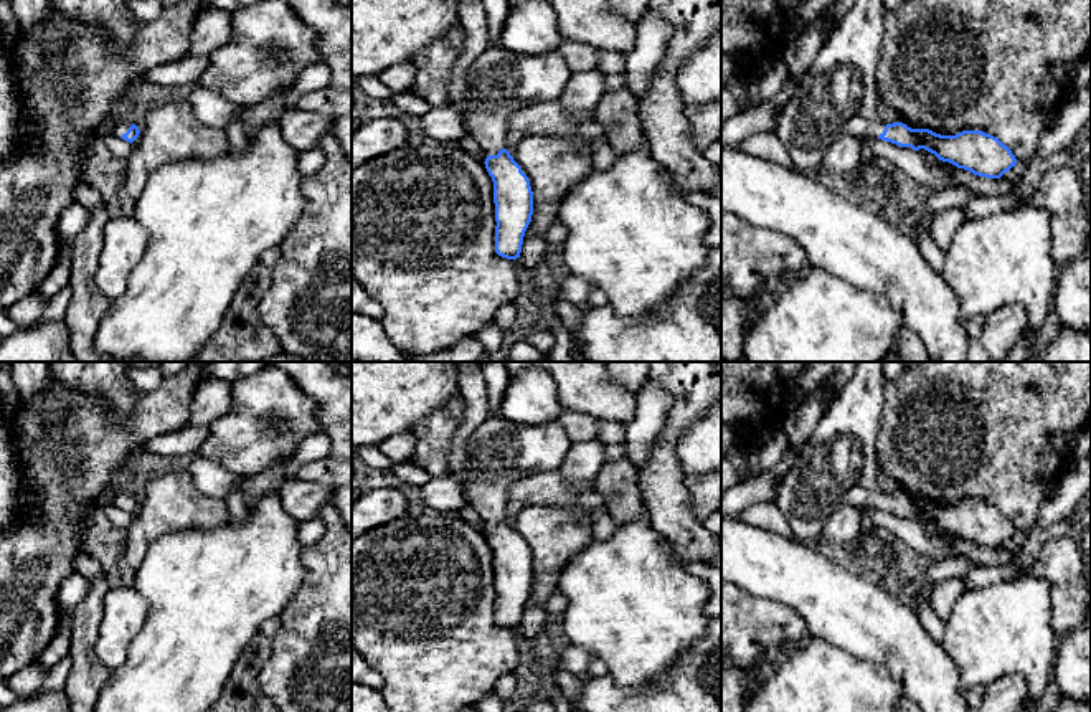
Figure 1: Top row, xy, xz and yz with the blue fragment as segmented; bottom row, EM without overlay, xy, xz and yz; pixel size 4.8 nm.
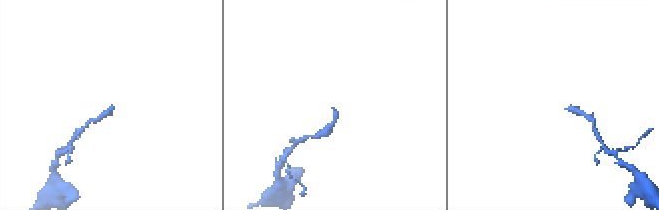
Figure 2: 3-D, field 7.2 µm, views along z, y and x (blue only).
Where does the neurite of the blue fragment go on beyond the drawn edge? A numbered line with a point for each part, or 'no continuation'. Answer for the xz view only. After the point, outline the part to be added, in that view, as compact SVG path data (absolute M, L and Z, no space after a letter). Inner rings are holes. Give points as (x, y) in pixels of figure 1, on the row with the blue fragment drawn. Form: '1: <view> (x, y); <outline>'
1: xz (499, 83); M498 45L487 46L465 73L462 121L467 135L479 142L485 155L497 155L505 149L510 117L531 104L558 101L571 74L558 50L540 56L523 56L502 50Z

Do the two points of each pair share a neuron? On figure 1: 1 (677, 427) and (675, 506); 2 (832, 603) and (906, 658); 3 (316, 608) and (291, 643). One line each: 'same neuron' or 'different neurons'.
1: same neuron
2: same neuron
3: same neuron

